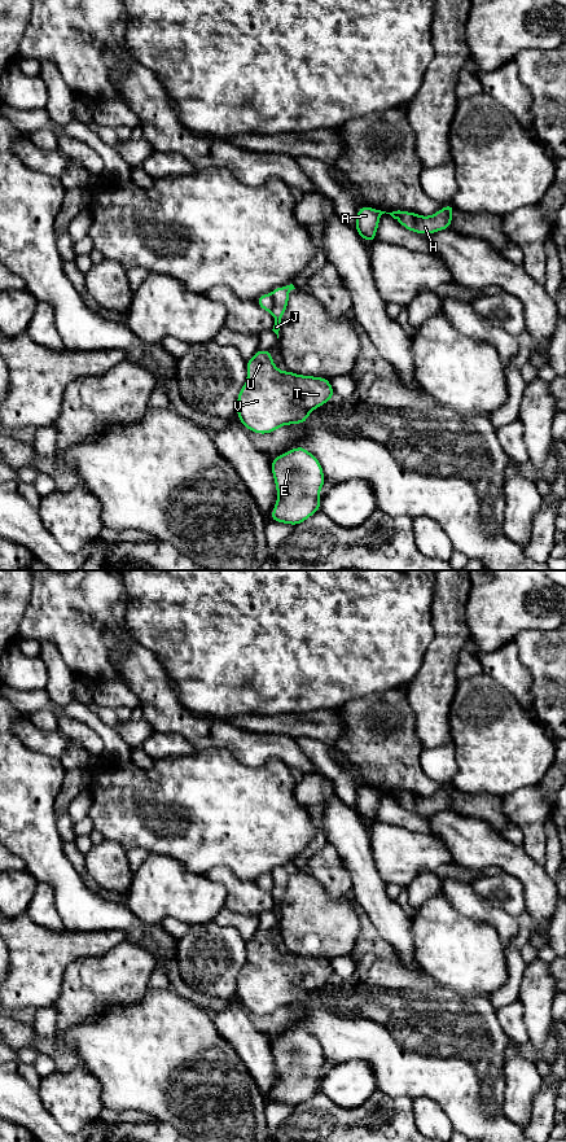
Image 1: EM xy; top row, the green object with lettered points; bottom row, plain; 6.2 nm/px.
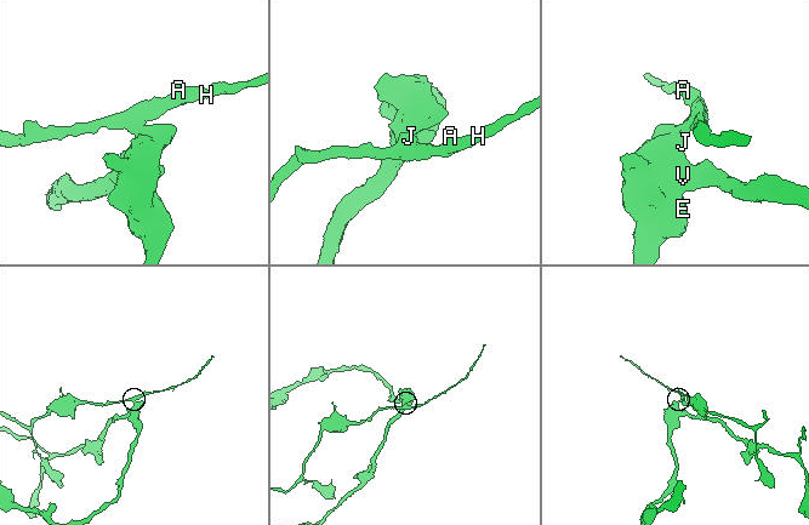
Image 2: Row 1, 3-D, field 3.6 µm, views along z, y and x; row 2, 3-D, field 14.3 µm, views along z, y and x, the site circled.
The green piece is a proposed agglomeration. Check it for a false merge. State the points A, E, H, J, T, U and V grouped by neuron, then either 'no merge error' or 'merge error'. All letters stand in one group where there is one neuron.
A H / E J T U V; merge error

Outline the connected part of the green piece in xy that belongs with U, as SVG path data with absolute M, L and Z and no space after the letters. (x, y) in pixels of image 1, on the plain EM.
M258 929L246 942L247 961L237 976L237 992L242 1006L256 1015L269 1015L282 1006L307 1005L308 996L334 979L334 971L325 958L281 953L272 941L272 932Z

